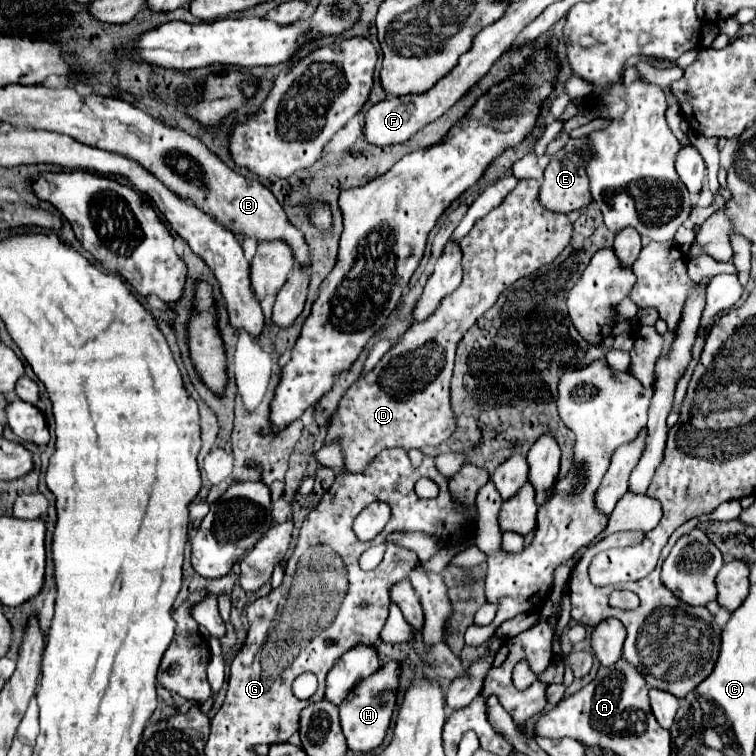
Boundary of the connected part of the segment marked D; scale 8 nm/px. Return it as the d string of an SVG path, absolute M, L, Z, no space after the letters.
M522 179L496 209L474 223L470 233L460 241L464 269L460 287L450 297L444 297L434 317L412 323L378 365L348 387L336 413L330 417L324 439L324 445L332 441L340 443L348 471L362 471L382 449L402 447L410 451L414 447L436 447L456 431L456 413L450 405L450 379L456 347L466 329L496 303L506 287L552 263L570 243L570 219L564 213L542 207L538 203L538 189L538 181Z

